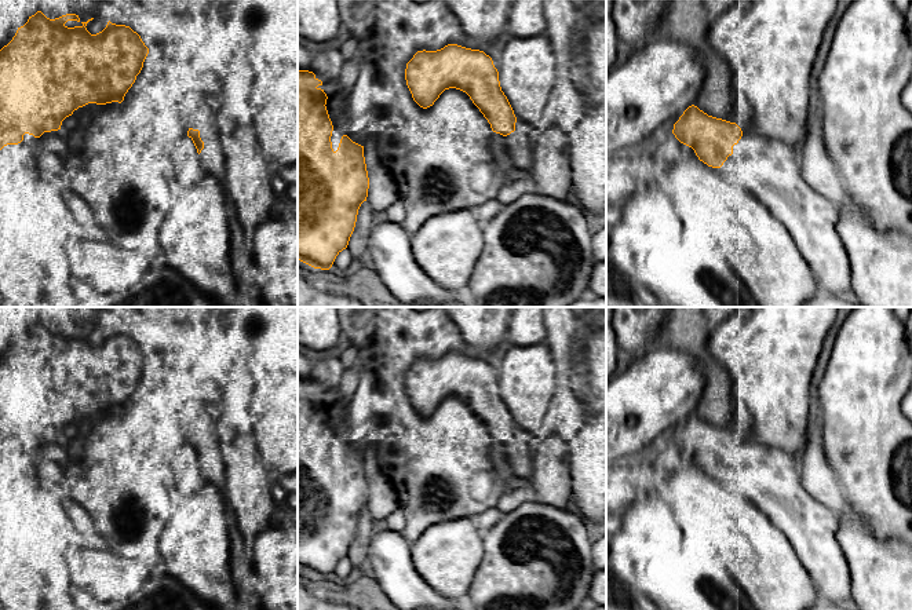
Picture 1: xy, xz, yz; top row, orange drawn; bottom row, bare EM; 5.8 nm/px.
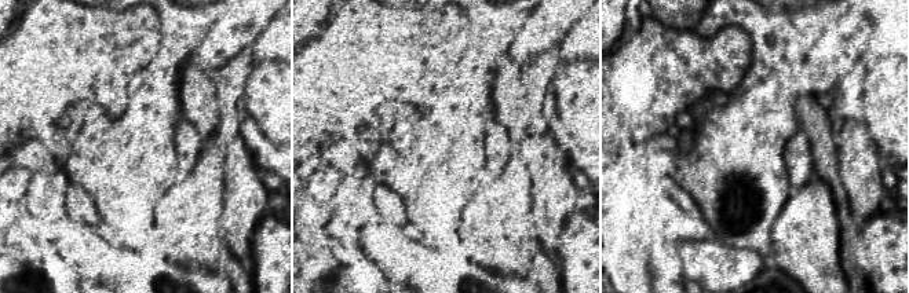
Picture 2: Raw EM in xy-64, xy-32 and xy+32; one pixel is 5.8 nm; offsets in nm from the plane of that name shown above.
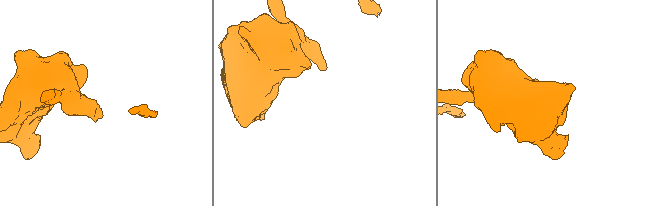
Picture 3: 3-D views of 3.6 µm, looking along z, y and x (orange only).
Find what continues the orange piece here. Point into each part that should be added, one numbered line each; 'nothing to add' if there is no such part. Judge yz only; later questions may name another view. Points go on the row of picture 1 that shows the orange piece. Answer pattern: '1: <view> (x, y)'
nothing to add

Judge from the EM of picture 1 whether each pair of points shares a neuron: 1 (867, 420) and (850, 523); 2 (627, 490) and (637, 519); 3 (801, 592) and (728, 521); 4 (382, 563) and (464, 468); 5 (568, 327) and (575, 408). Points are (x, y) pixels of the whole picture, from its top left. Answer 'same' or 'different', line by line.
1: different
2: different
3: same
4: different
5: same

